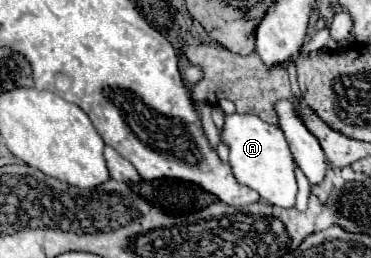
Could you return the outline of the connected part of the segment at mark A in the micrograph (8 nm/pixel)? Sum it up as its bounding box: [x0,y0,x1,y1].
[221,113,295,209]

